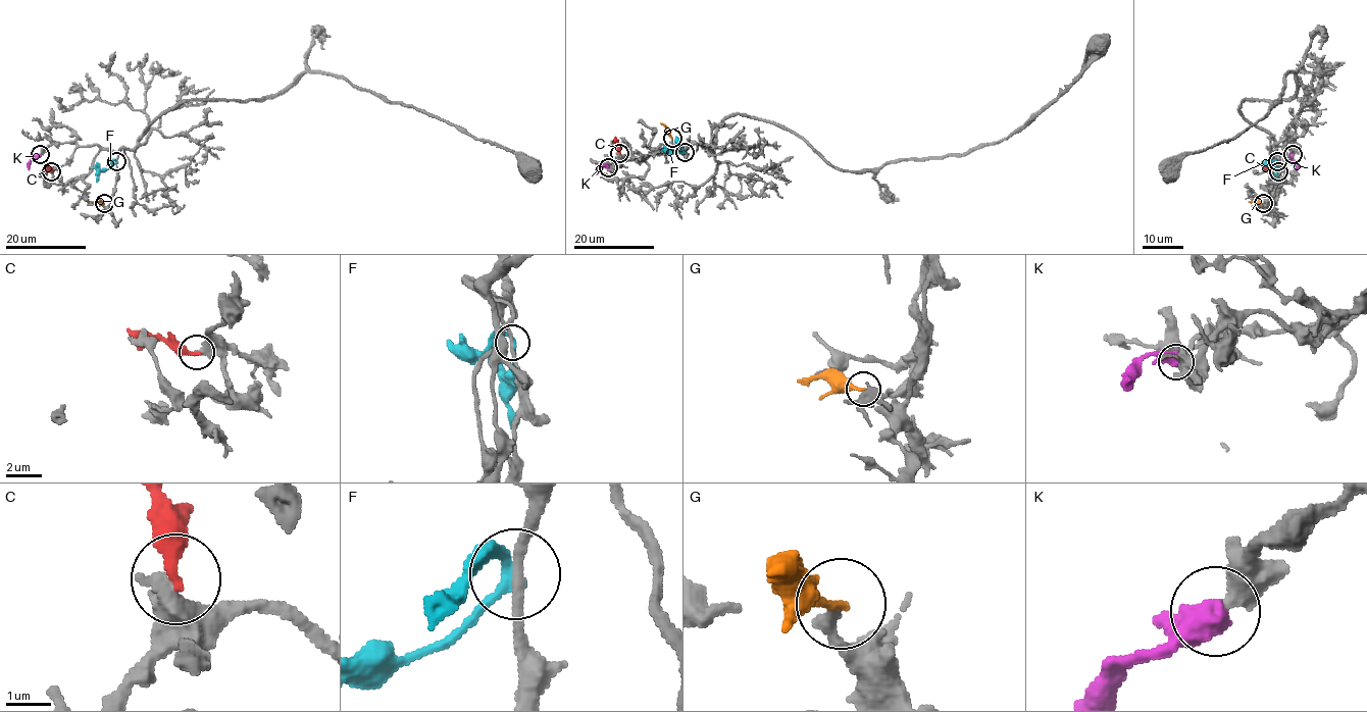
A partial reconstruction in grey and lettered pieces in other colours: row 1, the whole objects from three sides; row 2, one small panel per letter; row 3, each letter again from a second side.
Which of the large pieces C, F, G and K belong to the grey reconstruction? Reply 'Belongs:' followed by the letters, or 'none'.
Belongs: K

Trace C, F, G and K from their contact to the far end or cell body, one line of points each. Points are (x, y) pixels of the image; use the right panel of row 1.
C: (1277, 170), (1262, 166)
F: (1276, 162), (1277, 182)
G: (1264, 203), (1249, 202)
K: (1292, 155), (1297, 169)

